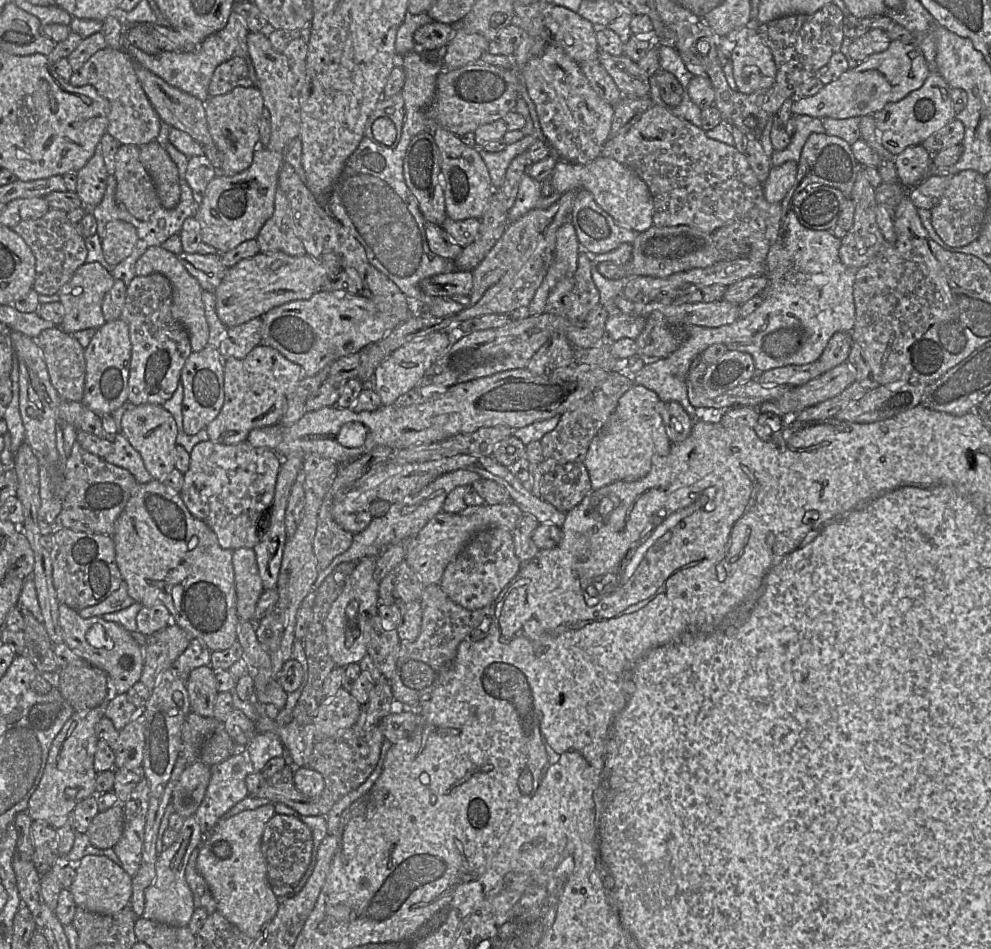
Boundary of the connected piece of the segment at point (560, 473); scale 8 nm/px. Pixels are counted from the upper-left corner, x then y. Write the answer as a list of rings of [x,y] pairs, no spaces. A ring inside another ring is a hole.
[[[569,462],[543,474],[540,491],[541,499],[567,513],[592,491],[592,487],[584,463]]]

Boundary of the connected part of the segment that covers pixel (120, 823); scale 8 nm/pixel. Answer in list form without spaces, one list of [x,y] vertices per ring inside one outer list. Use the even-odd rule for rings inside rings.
[[[118,803],[99,813],[92,820],[87,835],[93,846],[99,849],[114,848],[124,828],[123,805]]]

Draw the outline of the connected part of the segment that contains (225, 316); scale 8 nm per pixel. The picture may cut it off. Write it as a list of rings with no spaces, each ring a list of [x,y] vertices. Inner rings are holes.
[[[283,252],[258,253],[252,258],[241,260],[227,270],[213,293],[217,315],[227,328],[239,326],[283,304],[310,299],[320,291],[326,279],[342,270],[341,259],[334,253],[318,257],[308,254],[290,256]]]

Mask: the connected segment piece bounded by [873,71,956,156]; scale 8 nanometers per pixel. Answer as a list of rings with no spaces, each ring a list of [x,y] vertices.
[[[931,71],[924,84],[897,102],[886,104],[876,112],[875,124],[881,144],[893,155],[907,147],[921,145],[931,134],[941,129],[956,117],[950,98],[951,88],[936,71]]]

